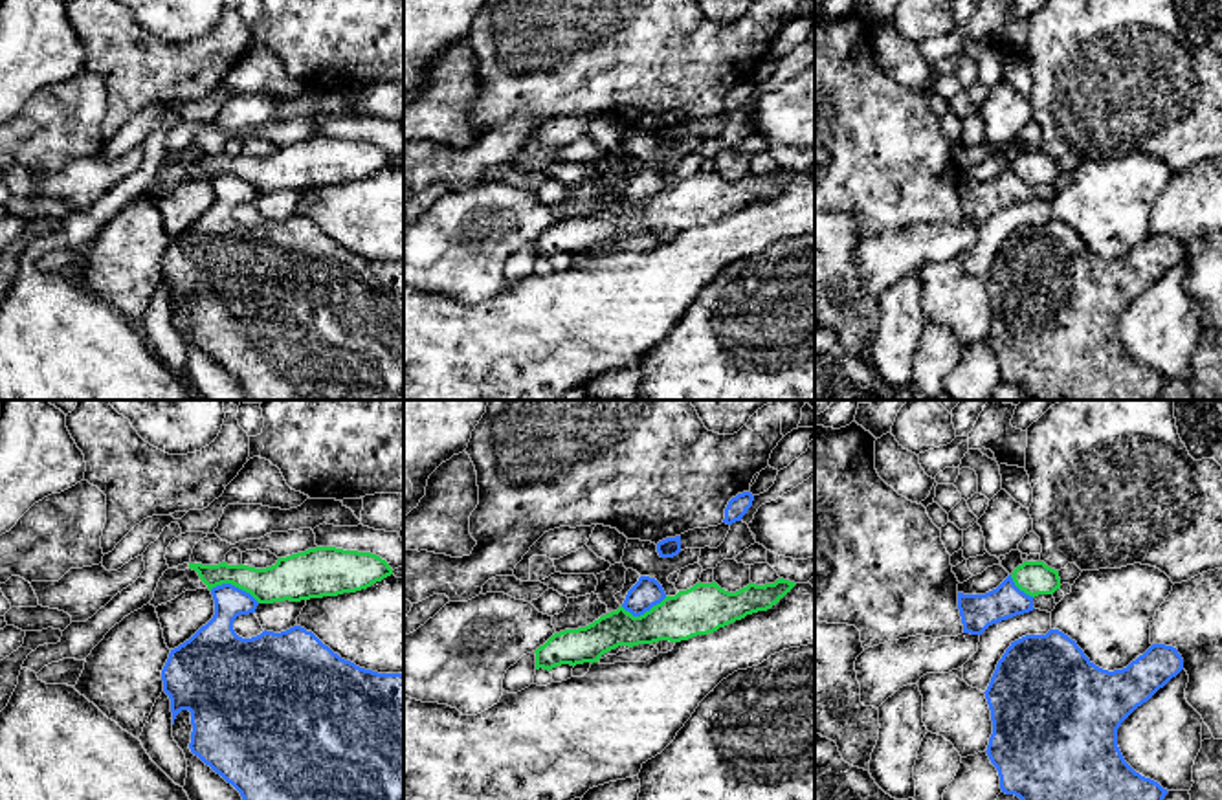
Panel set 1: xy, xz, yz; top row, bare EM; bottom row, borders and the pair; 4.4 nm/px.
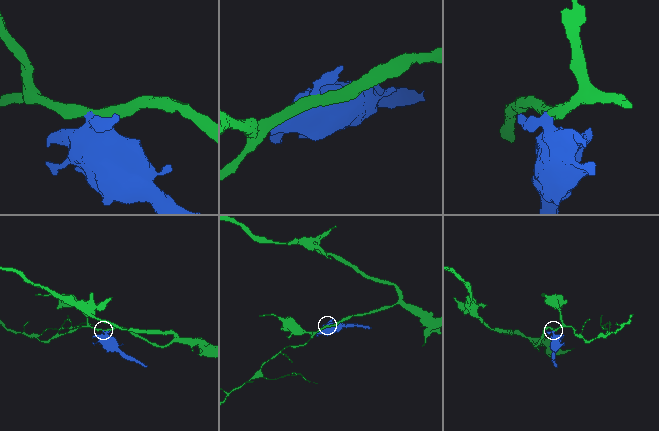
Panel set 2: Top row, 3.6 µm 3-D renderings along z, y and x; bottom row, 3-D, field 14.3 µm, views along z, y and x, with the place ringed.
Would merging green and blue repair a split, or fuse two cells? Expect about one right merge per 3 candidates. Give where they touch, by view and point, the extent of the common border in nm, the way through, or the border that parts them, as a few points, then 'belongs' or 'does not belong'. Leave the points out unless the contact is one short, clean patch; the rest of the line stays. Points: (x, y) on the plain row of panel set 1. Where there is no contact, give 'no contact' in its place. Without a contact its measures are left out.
xy (235, 175) | 240 nm | along xy (210, 178), (221, 173), (233, 173), (259, 191) | does not belong

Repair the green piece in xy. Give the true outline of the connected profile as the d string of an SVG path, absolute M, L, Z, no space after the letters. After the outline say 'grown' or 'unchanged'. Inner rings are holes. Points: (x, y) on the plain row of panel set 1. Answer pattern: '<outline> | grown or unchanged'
M316 136L286 147L275 154L255 158L248 154L189 152L211 180L231 172L250 182L259 193L301 191L310 187L338 185L371 176L393 163L385 149L371 141Z | unchanged

